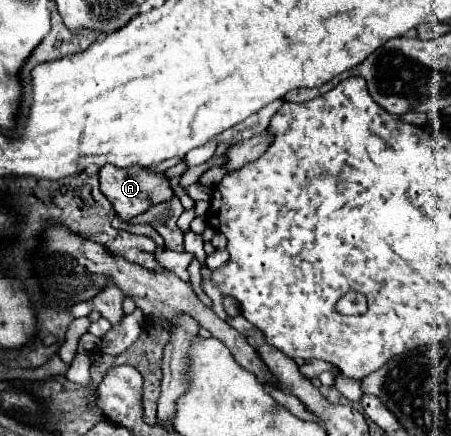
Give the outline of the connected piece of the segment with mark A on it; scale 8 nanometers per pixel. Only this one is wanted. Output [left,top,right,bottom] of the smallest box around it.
[98,164,174,222]

